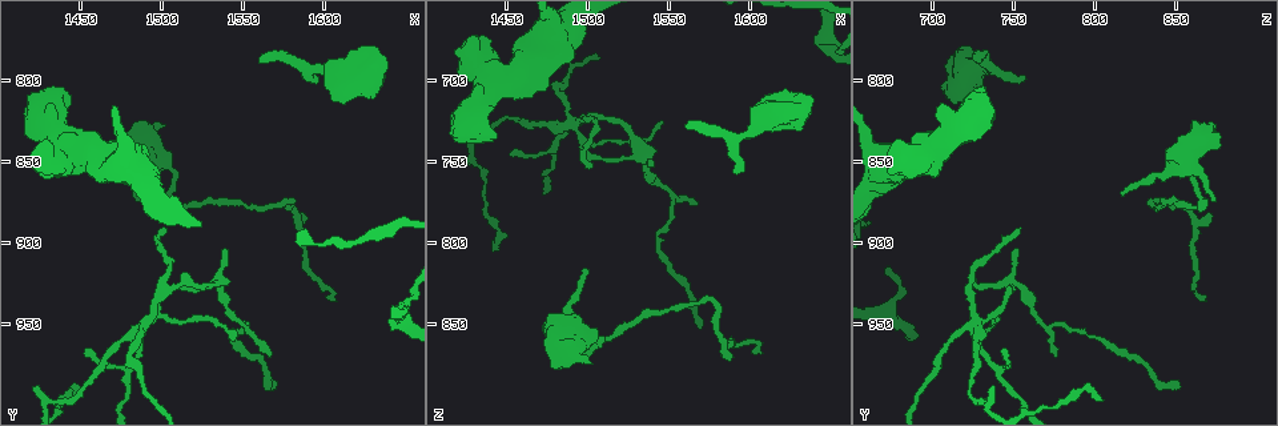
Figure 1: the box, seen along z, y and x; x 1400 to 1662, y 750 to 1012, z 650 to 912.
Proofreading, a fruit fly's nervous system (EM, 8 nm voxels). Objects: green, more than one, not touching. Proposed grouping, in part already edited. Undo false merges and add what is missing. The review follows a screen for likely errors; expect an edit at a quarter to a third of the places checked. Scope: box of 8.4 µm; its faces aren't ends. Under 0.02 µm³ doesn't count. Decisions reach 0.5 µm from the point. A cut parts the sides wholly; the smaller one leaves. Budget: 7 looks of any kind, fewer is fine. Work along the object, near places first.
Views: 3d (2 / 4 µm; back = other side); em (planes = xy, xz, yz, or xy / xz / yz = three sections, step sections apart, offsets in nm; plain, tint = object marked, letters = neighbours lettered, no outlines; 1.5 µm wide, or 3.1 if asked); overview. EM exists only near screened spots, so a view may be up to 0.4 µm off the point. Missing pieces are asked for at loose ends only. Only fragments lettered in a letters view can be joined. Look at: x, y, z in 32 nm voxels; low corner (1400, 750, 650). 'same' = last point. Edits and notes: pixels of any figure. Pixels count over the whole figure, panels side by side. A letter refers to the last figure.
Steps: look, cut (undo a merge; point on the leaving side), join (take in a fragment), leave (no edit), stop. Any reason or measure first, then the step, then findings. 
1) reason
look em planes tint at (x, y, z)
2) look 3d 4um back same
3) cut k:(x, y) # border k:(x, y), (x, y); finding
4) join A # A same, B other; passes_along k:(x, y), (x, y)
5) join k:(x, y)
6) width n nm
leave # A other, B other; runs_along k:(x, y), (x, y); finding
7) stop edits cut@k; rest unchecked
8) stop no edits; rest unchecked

free end
look em planes letters at (1558, 786, 728)

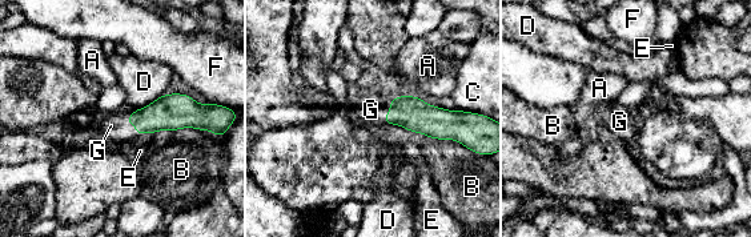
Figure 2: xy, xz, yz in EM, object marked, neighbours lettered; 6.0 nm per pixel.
join G # A other, B other, C other, D other, E other, F other, G same; the neuron continues

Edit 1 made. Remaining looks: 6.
look overview

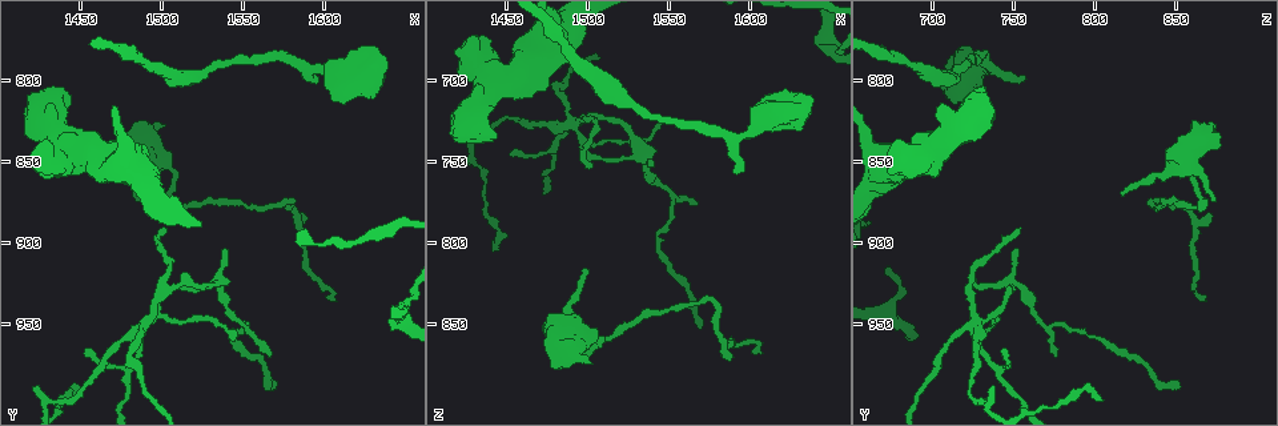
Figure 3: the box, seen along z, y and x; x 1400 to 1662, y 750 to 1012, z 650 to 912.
thin end
look em planes letters at (1486, 874, 874)

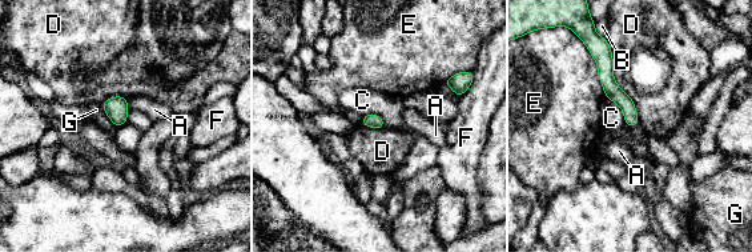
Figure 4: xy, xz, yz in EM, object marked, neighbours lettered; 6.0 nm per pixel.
leave # A other, B other, C other, D other, E other, F other, G other; border 4:(606, 39), (612, 76), (639, 124); no lettered fragment goes on from it

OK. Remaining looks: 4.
thin end
look em xz step 4 letters at (1604, 930, 870)

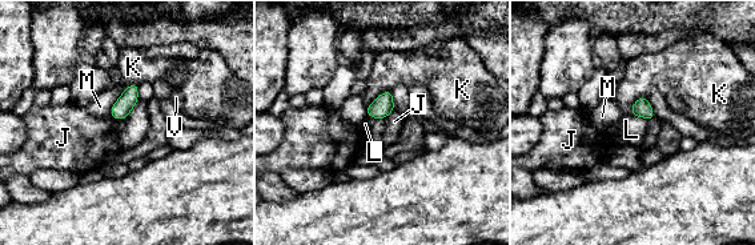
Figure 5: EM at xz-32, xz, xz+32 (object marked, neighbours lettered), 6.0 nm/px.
longest_contact J 200 nm
leave # J other, K other, L other, M other, V other; border 5:(139, 100), (125, 117), (109, 115); none of them fits

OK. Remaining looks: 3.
stop edits join@2; rest unchecked

